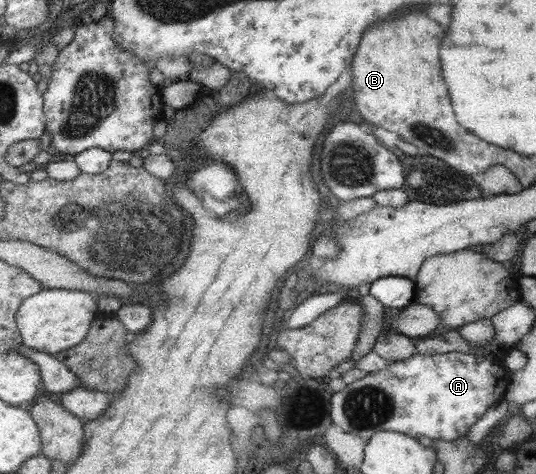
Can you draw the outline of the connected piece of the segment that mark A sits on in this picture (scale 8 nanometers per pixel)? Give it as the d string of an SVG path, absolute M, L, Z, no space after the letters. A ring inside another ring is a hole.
M456 351L431 355L415 352L334 392L328 416L344 432L365 441L380 431L451 441L464 437L492 405L500 402L509 384L510 372L497 359Z

